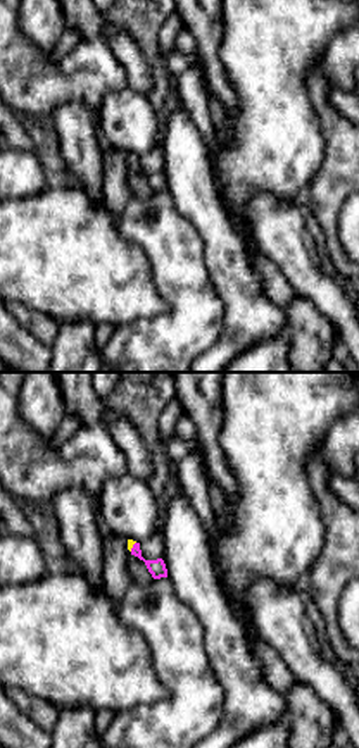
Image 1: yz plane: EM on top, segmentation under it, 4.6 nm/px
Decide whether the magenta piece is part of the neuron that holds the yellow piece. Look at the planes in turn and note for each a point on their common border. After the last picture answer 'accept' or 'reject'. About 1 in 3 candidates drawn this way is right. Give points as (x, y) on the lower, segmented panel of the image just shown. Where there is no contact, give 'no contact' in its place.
(132, 547)

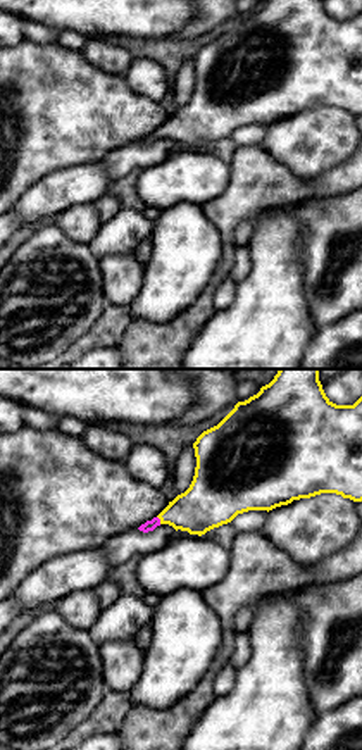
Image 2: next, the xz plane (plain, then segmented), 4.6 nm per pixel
(159, 518)

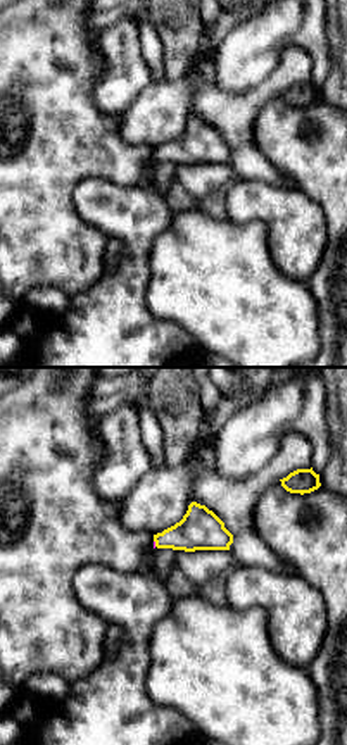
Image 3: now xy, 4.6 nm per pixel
(156, 544)

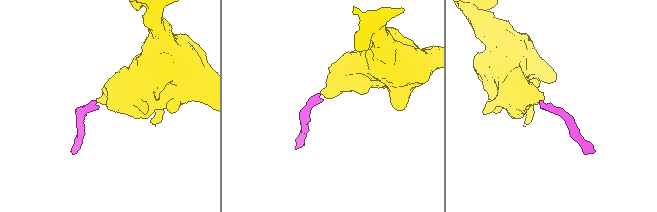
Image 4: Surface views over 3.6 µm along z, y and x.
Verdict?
accept

